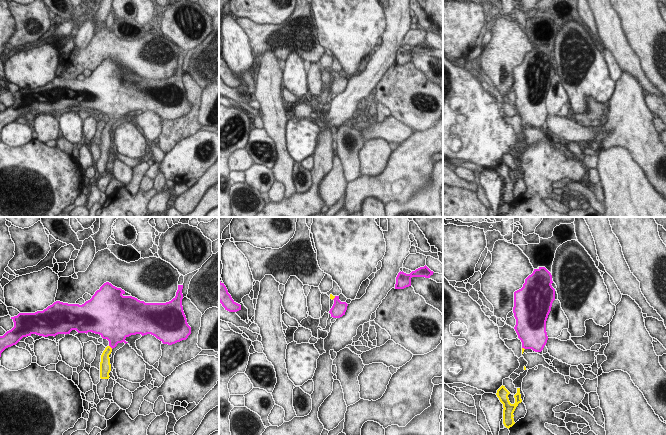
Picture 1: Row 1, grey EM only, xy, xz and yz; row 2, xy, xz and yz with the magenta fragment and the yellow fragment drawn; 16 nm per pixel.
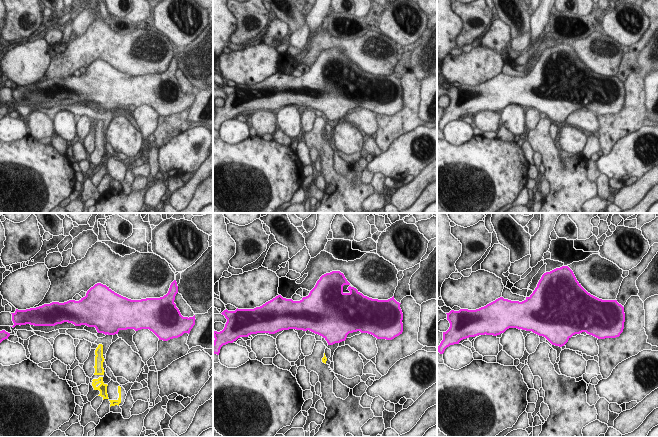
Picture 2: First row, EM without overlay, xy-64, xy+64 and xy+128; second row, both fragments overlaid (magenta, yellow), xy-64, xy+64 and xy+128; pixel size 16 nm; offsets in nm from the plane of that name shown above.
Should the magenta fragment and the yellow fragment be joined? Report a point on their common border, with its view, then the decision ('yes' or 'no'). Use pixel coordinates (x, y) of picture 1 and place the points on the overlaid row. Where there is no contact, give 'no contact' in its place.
meets magenta in xy at (111, 347); yes

